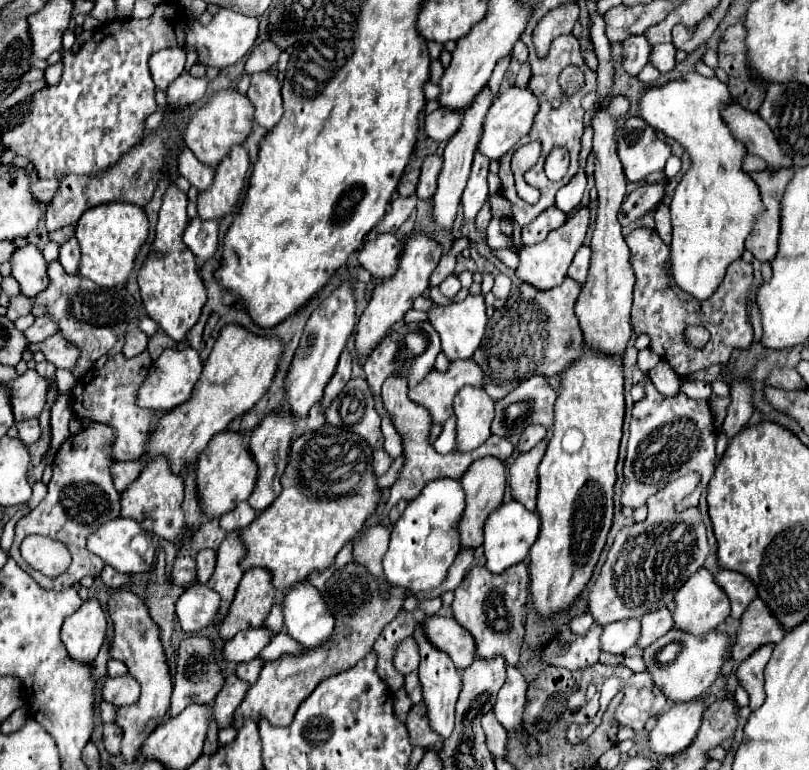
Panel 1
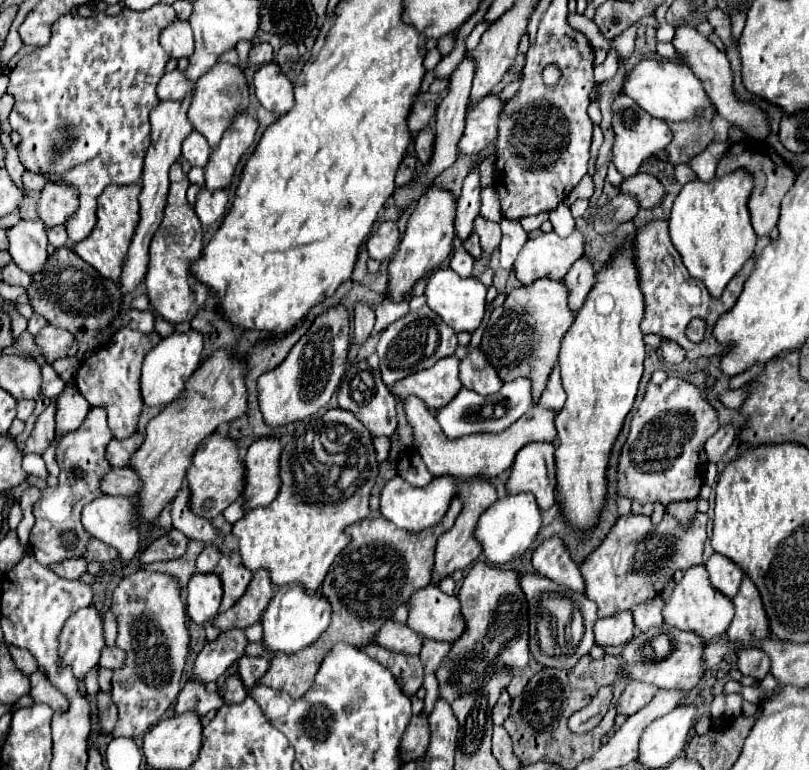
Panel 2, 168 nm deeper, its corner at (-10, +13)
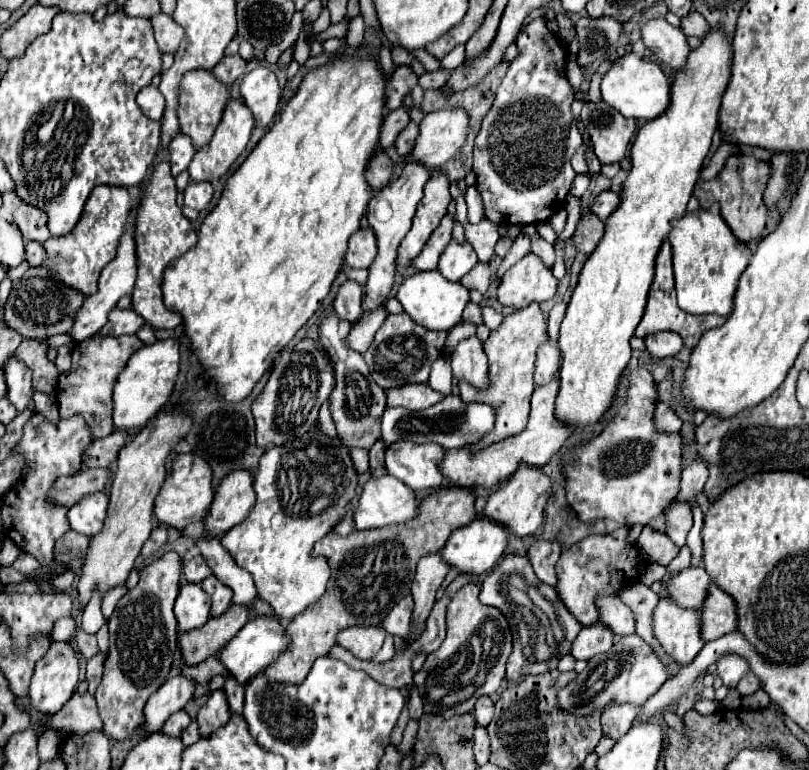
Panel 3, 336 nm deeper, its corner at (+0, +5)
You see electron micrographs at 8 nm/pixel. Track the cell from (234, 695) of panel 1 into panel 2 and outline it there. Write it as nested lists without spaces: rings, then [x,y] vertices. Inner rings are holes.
[[[237,673],[231,675],[231,677],[227,677],[225,685],[221,687],[221,695],[223,695],[223,699],[225,699],[227,705],[241,703],[241,701],[247,697],[247,693],[249,693],[249,691],[247,691],[247,687],[243,685],[241,677],[237,677]]]

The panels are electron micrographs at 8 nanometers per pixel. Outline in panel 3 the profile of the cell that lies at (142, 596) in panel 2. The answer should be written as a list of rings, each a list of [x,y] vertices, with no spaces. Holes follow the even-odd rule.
[[[175,551],[163,553],[163,557],[149,563],[139,573],[139,583],[135,589],[127,591],[119,601],[111,615],[109,625],[109,655],[103,663],[103,679],[97,687],[95,699],[97,709],[103,719],[103,733],[111,739],[123,741],[127,739],[137,727],[143,725],[143,707],[149,695],[153,695],[167,679],[171,661],[177,651],[177,619],[173,615],[173,603],[179,593],[179,579],[181,579],[181,557]]]

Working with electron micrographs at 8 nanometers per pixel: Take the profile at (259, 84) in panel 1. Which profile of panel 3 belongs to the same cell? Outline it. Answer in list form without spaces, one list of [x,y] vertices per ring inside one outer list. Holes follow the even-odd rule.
[[[259,65],[243,77],[239,89],[241,89],[243,101],[253,111],[255,125],[267,127],[273,121],[279,107],[279,99],[281,99],[275,73],[269,67]]]

